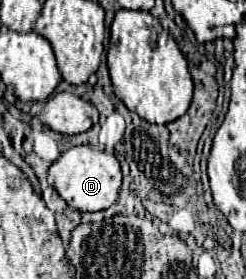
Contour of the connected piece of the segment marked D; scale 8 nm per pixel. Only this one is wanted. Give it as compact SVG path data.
M74 146L60 154L60 158L48 170L48 182L66 200L66 204L80 212L98 212L110 208L118 200L118 190L122 184L120 162L102 150L92 146Z

